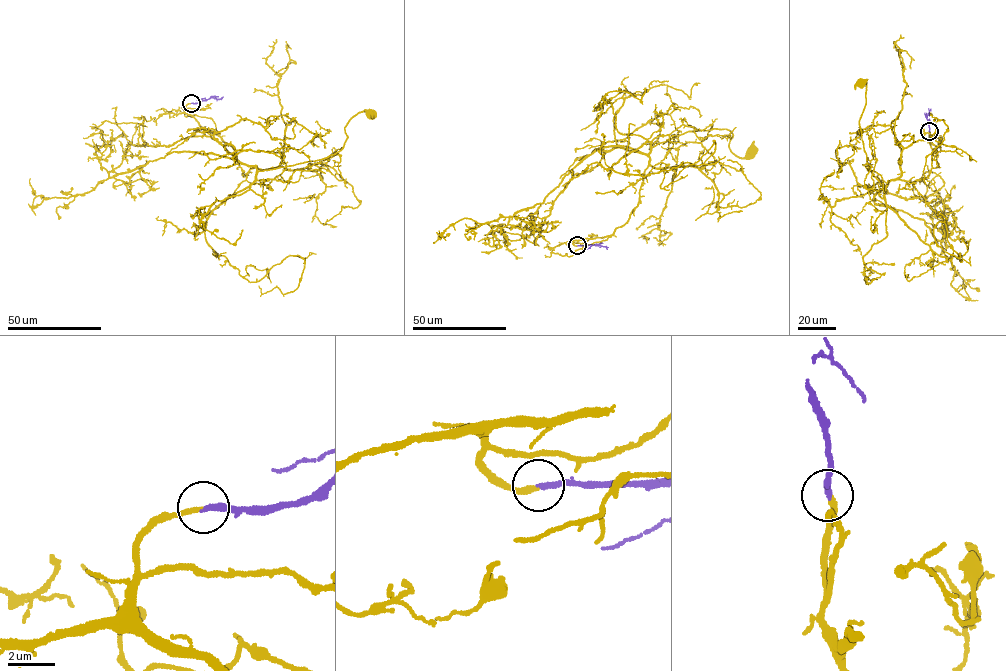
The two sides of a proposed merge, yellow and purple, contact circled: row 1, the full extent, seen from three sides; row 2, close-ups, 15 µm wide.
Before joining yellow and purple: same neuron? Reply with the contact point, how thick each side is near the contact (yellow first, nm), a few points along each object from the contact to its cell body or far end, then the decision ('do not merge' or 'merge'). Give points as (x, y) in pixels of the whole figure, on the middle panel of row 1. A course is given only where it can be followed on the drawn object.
place (577, 245); calibres 220 and 260 nm; course yellow (577, 245), (625, 224), (659, 143), (725, 129), (731, 152), (753, 152); course purple (577, 245), (608, 247); merge

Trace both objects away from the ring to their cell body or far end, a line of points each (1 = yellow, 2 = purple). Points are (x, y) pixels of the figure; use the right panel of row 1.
1: (929, 131), (929, 143), (939, 145), (930, 173), (891, 179), (884, 187), (868, 168), (862, 139), (862, 82)
2: (929, 131), (928, 108)

